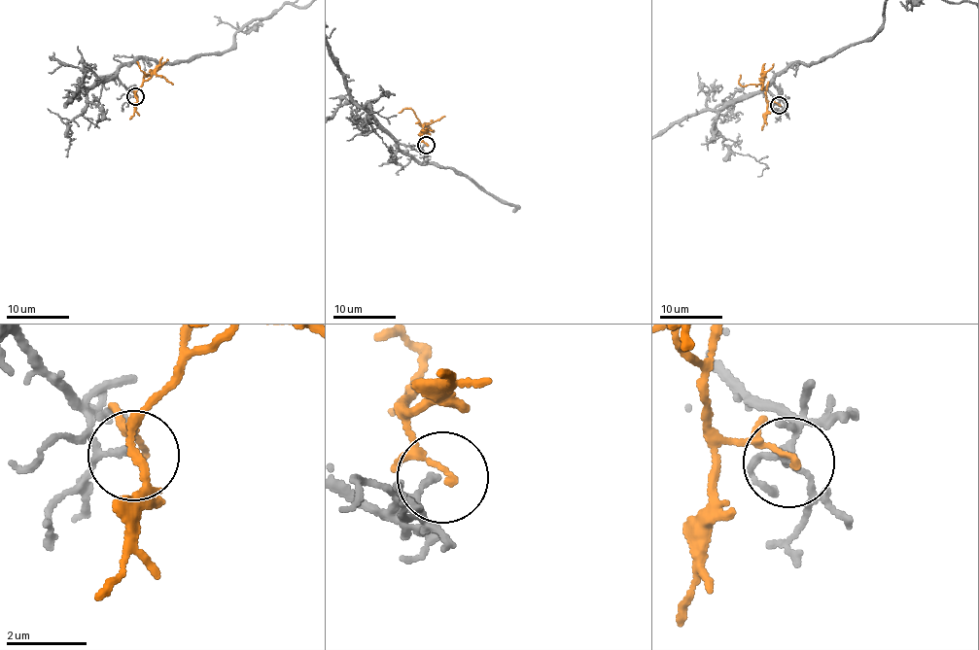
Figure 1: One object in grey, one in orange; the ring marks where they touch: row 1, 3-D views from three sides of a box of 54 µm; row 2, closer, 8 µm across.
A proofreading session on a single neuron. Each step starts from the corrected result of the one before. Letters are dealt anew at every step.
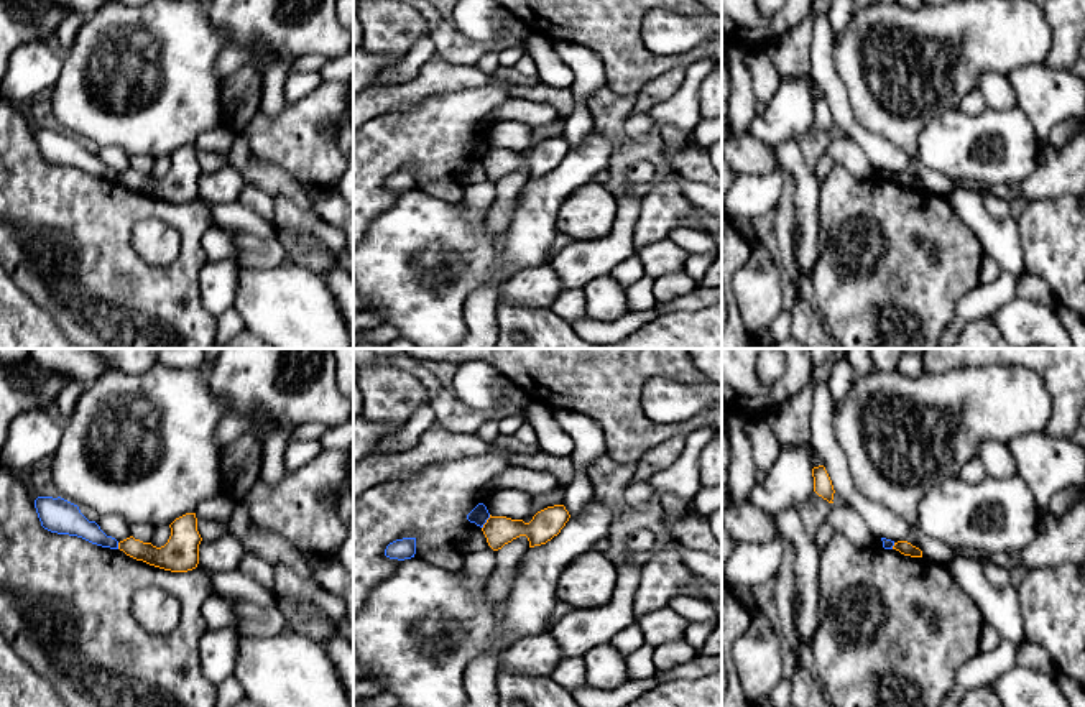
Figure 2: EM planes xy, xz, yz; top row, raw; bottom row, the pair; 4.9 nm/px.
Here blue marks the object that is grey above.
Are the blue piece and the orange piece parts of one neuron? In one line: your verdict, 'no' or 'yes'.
no

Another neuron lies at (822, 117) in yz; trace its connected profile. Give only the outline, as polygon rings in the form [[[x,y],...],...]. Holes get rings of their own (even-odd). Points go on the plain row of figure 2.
[[[824,97],[814,99],[812,109],[814,109],[814,123],[829,135],[833,135],[832,132],[835,122],[825,99]]]

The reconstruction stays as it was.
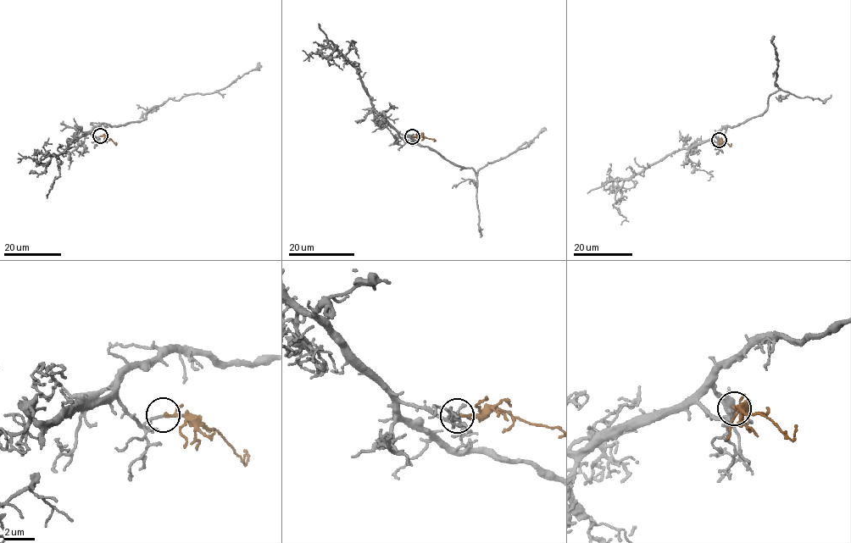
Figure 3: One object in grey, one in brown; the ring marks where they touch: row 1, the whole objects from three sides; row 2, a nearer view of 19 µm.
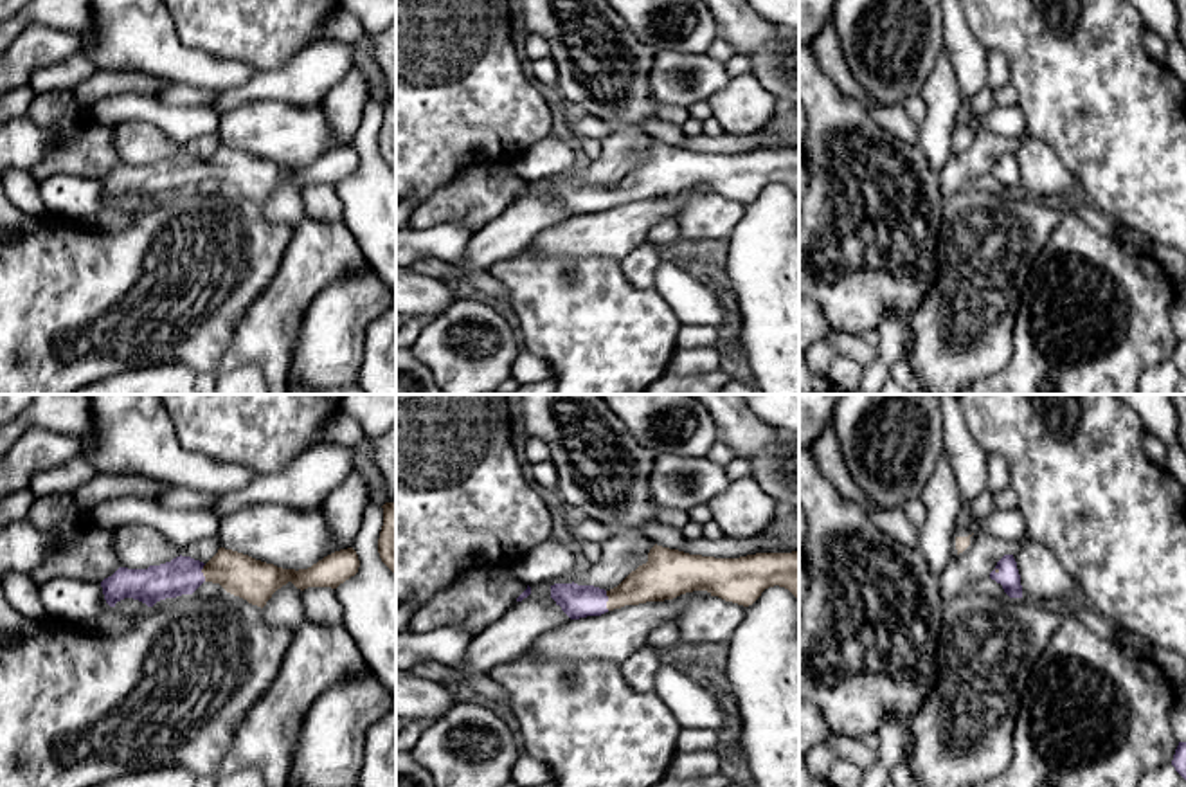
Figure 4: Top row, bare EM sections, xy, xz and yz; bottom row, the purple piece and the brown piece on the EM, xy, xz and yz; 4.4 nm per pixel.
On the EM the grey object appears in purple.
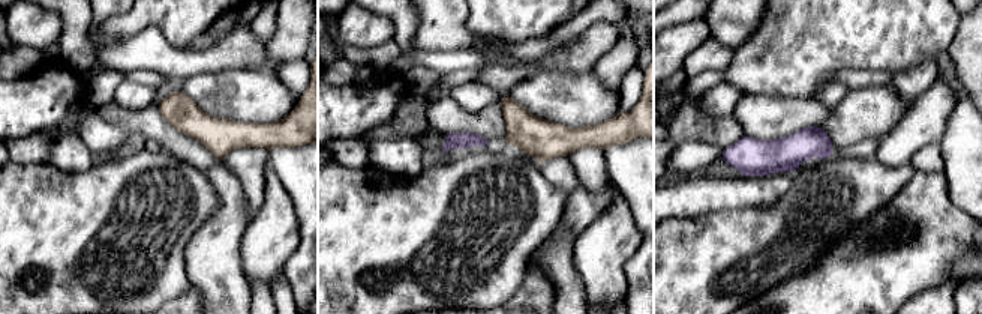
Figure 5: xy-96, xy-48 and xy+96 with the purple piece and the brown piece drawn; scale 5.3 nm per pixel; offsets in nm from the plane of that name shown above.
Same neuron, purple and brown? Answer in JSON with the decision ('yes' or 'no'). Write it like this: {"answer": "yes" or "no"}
{"answer": "yes"}

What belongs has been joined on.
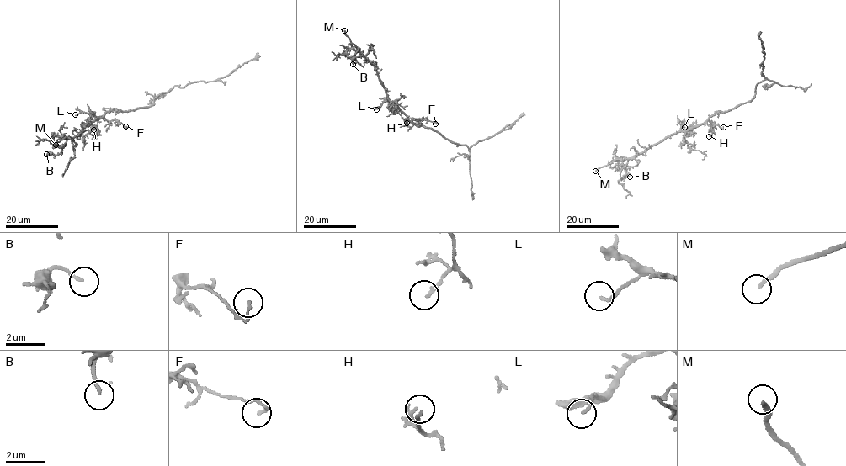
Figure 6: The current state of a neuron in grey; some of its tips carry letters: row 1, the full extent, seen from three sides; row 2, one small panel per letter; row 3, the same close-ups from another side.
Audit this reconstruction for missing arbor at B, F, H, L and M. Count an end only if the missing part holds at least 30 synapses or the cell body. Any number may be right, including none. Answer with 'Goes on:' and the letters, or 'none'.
Goes on: M

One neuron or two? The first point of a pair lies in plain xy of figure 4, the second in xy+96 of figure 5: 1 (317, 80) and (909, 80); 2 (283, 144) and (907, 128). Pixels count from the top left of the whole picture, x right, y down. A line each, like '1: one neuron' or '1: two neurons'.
1: one neuron
2: two neurons

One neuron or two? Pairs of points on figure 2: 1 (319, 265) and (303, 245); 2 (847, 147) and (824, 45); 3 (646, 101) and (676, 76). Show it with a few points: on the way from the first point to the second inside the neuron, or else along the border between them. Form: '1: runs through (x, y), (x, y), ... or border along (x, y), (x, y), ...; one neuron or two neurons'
1: runs through (316, 260), (306, 250); one neuron
2: border along (842, 132), (860, 147), (870, 163); two neurons
3: runs through (653, 99), (669, 83); one neuron

